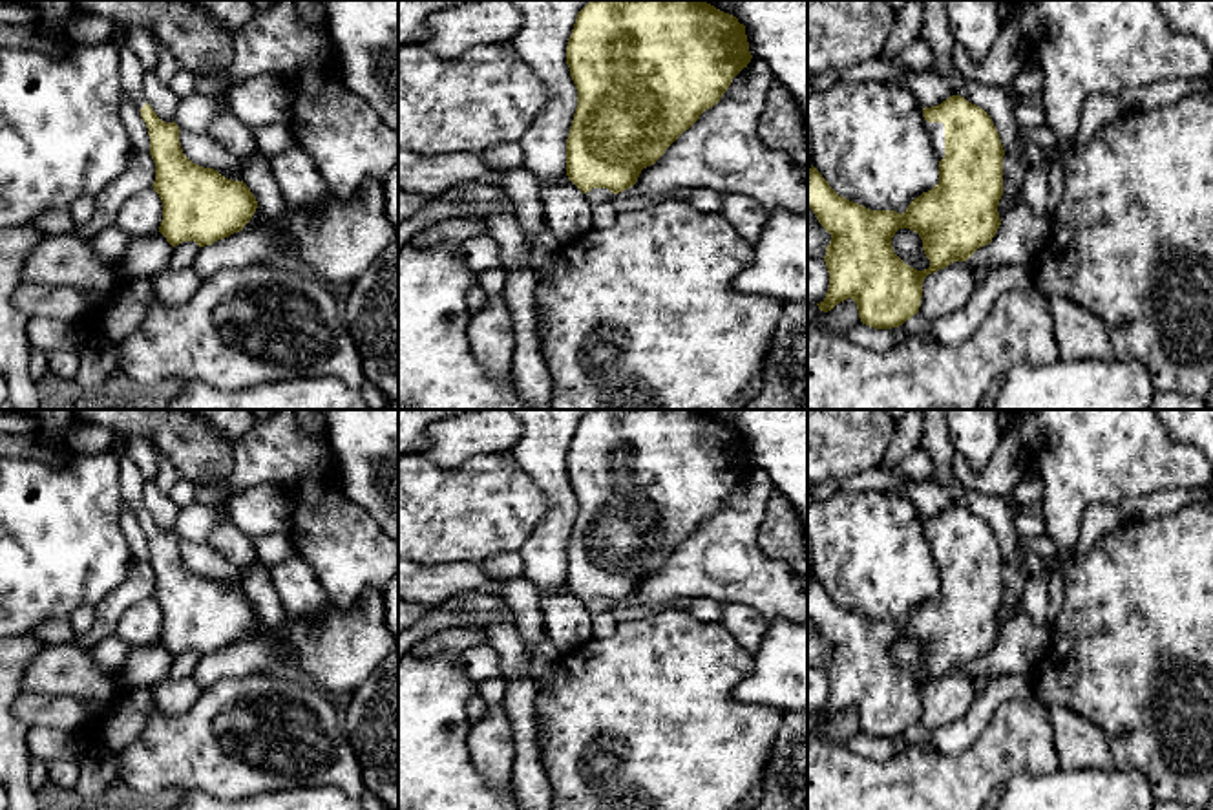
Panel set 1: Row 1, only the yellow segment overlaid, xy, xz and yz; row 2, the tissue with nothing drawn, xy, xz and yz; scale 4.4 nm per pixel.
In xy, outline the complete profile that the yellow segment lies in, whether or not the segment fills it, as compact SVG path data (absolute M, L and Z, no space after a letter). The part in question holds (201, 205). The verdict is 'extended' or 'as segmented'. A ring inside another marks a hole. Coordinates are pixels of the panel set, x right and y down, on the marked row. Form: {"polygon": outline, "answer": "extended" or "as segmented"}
{"polygon": "M148 102L139 112L150 135L152 187L163 201L159 232L166 241L172 247L183 241L205 247L243 230L258 208L250 188L192 163L183 154L175 121L161 121Z", "answer": "as segmented"}

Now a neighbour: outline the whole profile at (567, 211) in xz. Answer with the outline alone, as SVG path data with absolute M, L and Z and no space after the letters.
M564 176L541 187L544 223L561 245L583 236L592 227L592 203Z

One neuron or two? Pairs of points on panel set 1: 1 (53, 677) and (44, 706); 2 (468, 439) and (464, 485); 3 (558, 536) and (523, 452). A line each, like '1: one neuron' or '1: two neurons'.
1: two neurons
2: two neurons
3: one neuron

